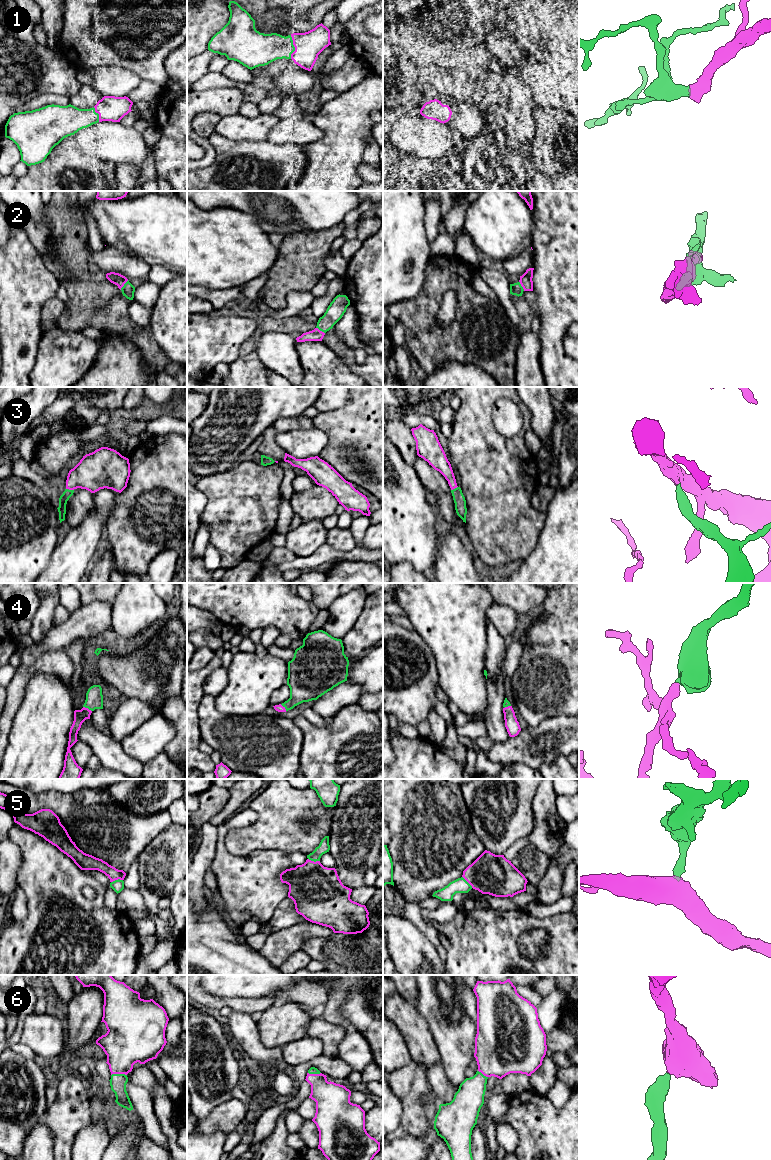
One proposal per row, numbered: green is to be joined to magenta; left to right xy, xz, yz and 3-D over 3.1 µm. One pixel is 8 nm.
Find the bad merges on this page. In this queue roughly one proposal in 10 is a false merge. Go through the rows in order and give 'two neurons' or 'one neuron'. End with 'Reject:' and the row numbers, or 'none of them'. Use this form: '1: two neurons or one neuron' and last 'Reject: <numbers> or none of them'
1: one neuron
2: one neuron
3: one neuron
4: one neuron
5: two neurons
6: one neuron
Reject: 5

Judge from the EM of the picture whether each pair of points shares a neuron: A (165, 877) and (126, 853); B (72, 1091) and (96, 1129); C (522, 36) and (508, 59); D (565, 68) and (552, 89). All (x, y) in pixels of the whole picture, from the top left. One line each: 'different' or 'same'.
A: different
B: different
C: different
D: different

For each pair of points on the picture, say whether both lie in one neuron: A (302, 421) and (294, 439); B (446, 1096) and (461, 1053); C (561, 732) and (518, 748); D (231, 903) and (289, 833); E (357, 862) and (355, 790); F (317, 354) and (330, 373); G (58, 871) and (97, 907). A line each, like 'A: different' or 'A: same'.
A: different
B: different
C: same
D: different
E: same
F: same
G: same

